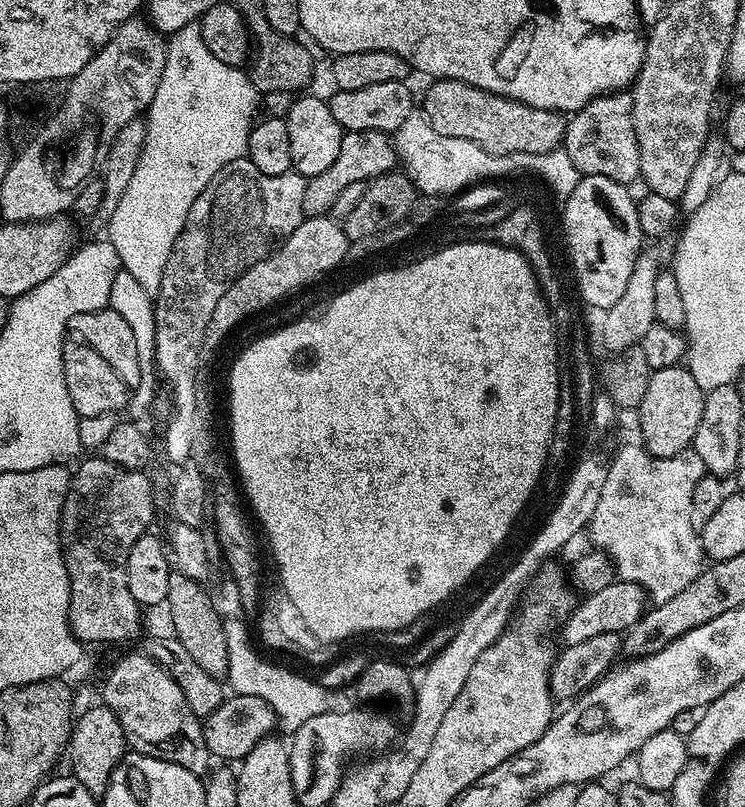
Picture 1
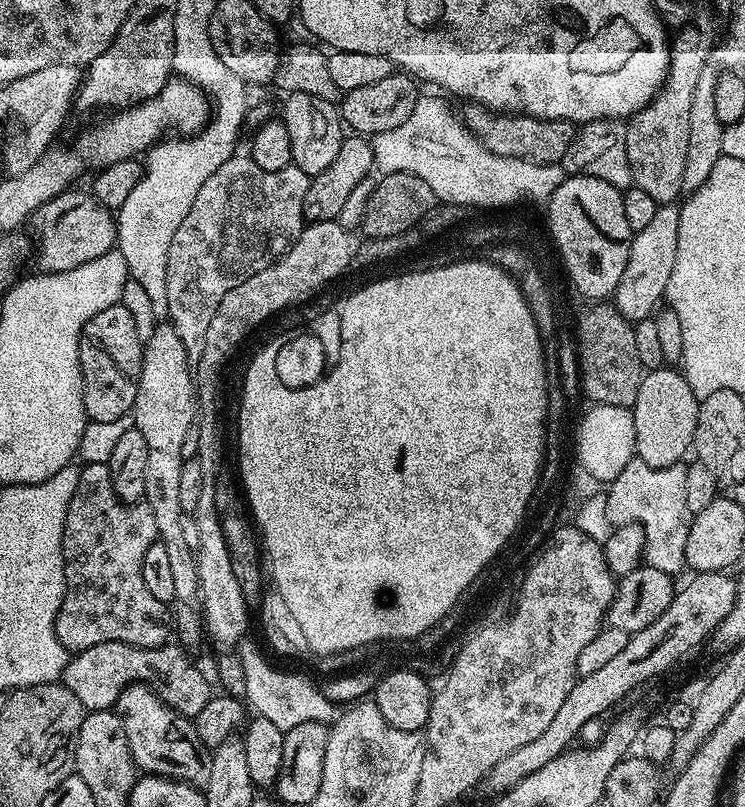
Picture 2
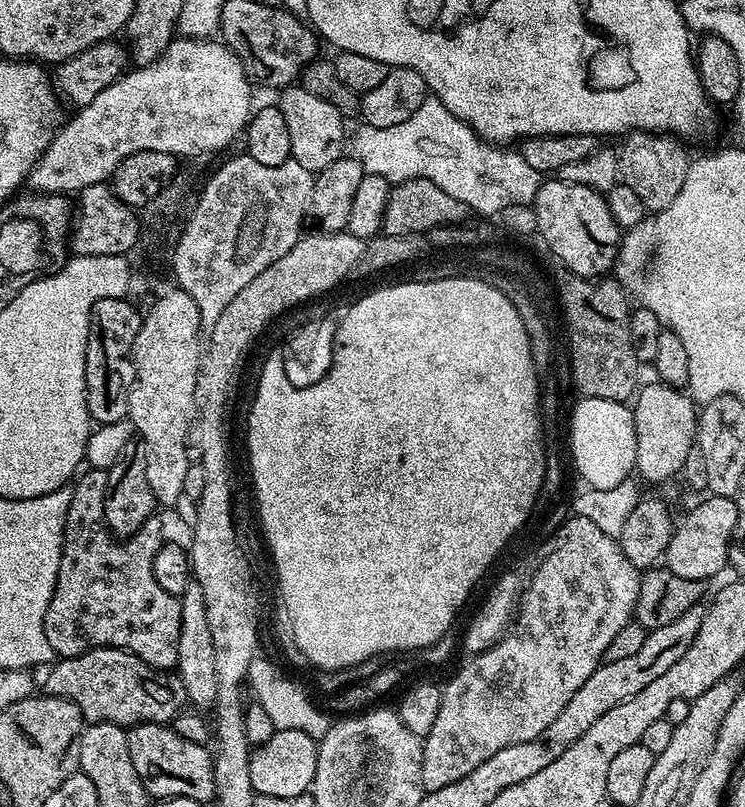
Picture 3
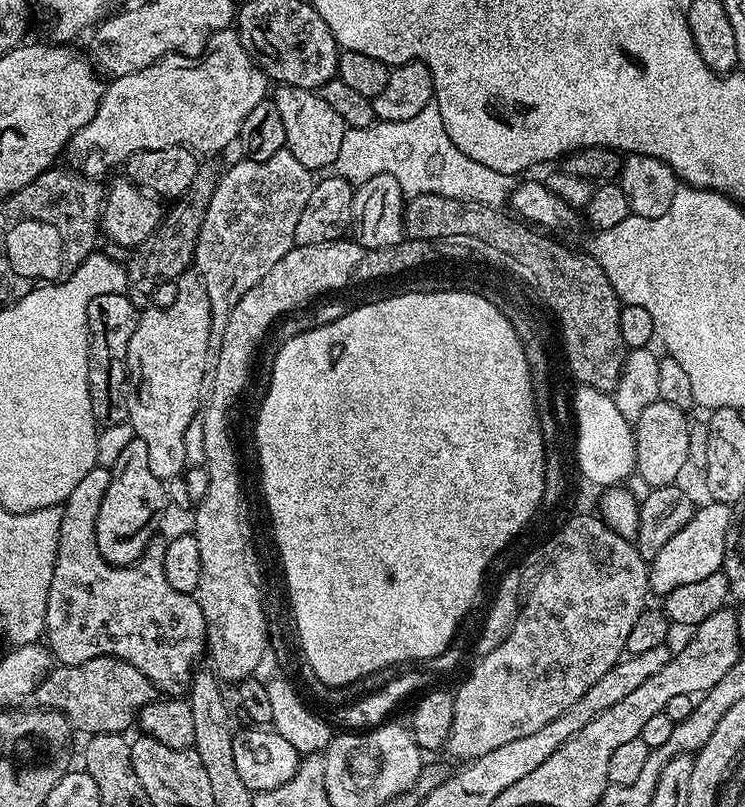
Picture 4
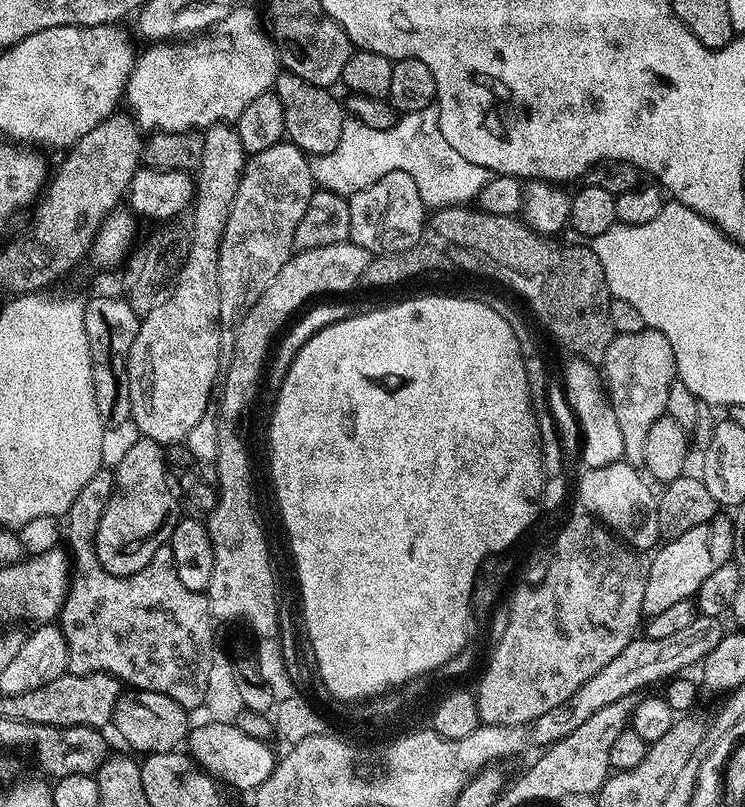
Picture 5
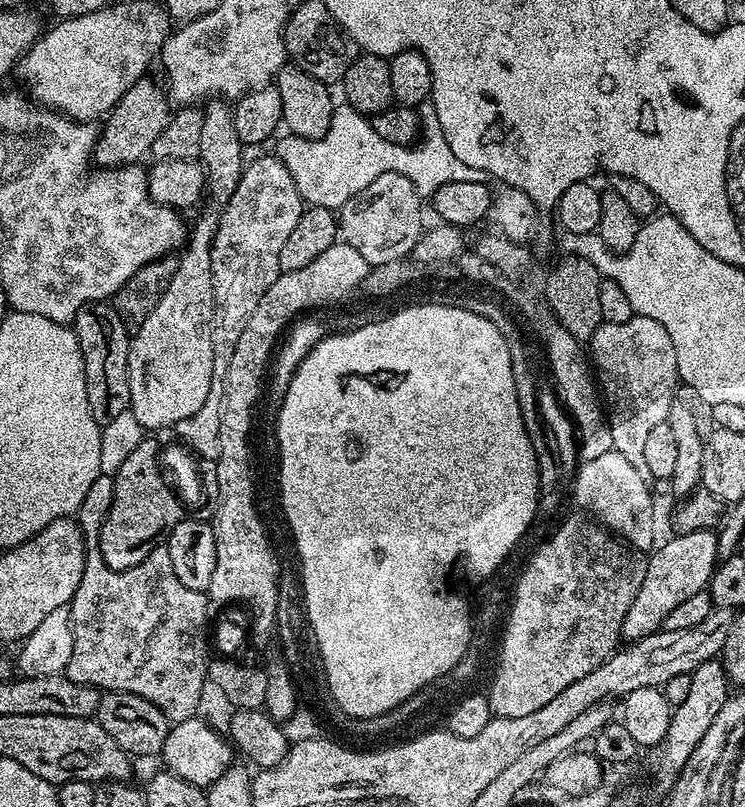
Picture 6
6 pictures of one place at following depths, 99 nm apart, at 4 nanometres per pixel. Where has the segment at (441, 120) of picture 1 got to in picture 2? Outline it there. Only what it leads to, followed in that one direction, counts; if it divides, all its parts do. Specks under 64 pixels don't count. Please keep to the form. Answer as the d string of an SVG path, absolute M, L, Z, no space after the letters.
M471 102L465 103L463 107L464 124L480 139L482 146L506 158L522 158L535 164L560 164L578 131L577 125L571 120L543 120L533 116L494 112L486 106Z

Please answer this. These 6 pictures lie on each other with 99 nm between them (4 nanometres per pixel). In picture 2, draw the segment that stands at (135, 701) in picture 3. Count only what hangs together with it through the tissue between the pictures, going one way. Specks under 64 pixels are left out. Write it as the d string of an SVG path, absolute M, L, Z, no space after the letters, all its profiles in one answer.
M98 642L90 650L75 653L69 659L62 682L70 694L78 694L78 702L88 712L106 712L115 709L116 699L131 684L146 684L166 706L195 718L213 696L214 688L204 672L191 660L179 643L169 642L160 648L139 648L126 642Z

